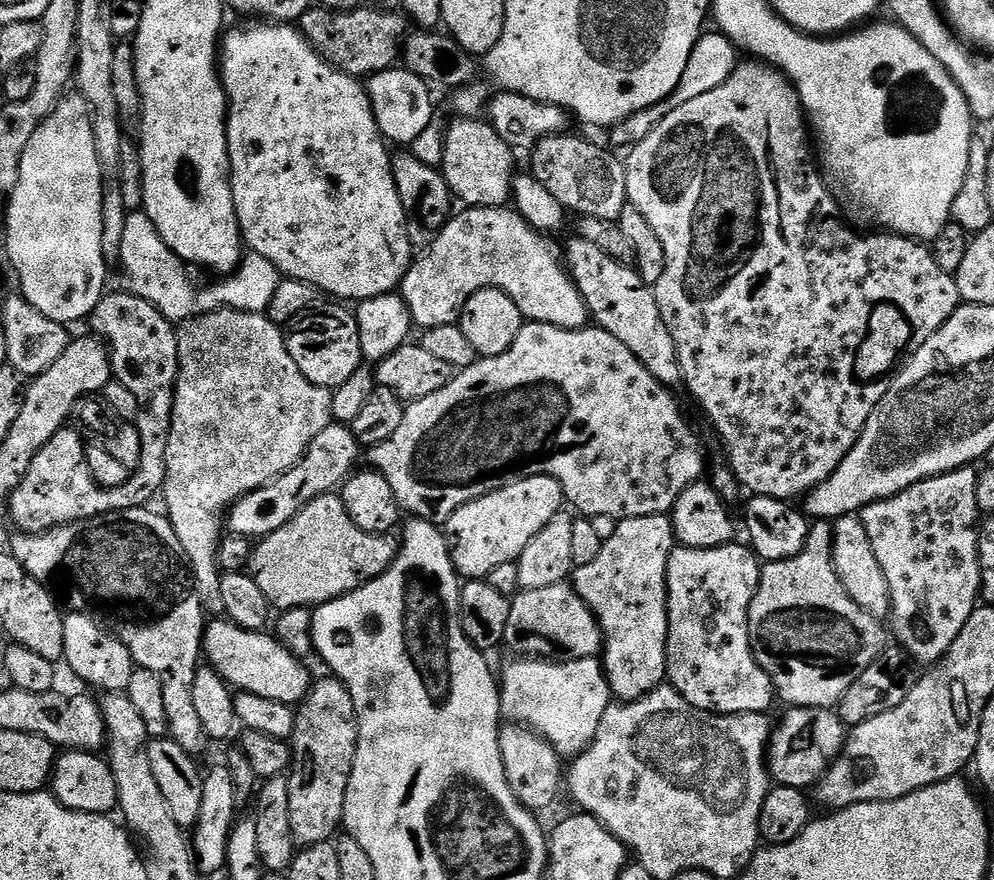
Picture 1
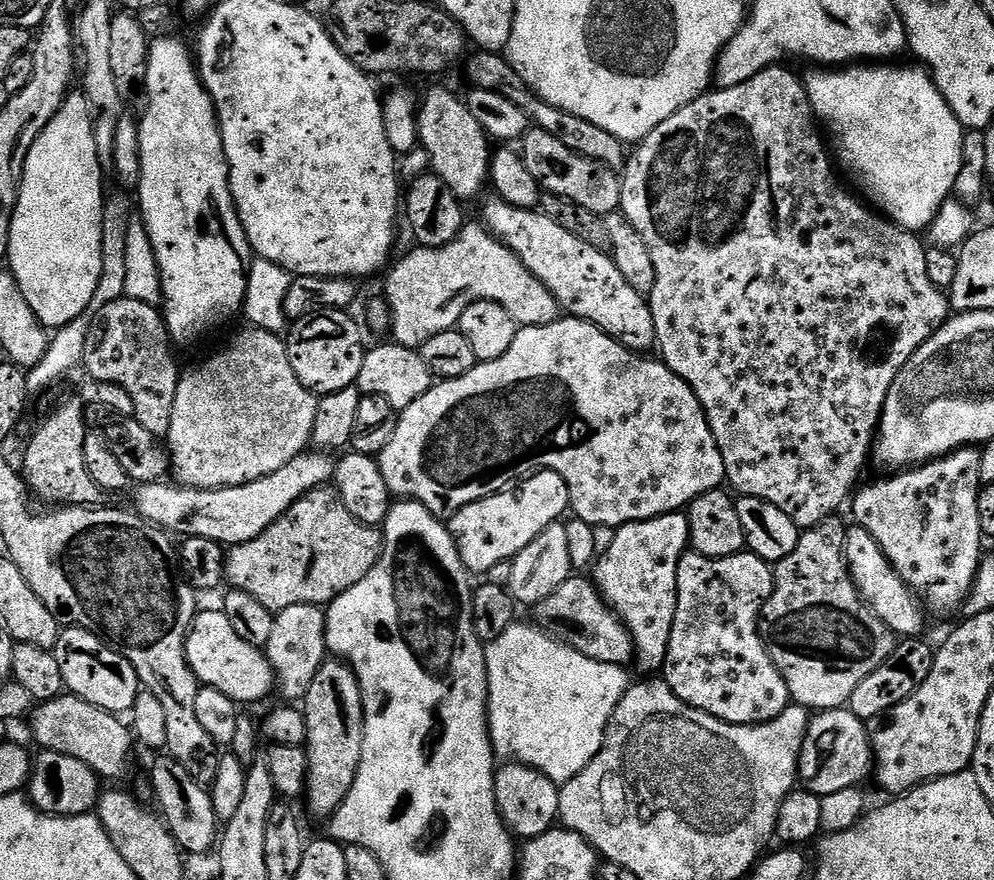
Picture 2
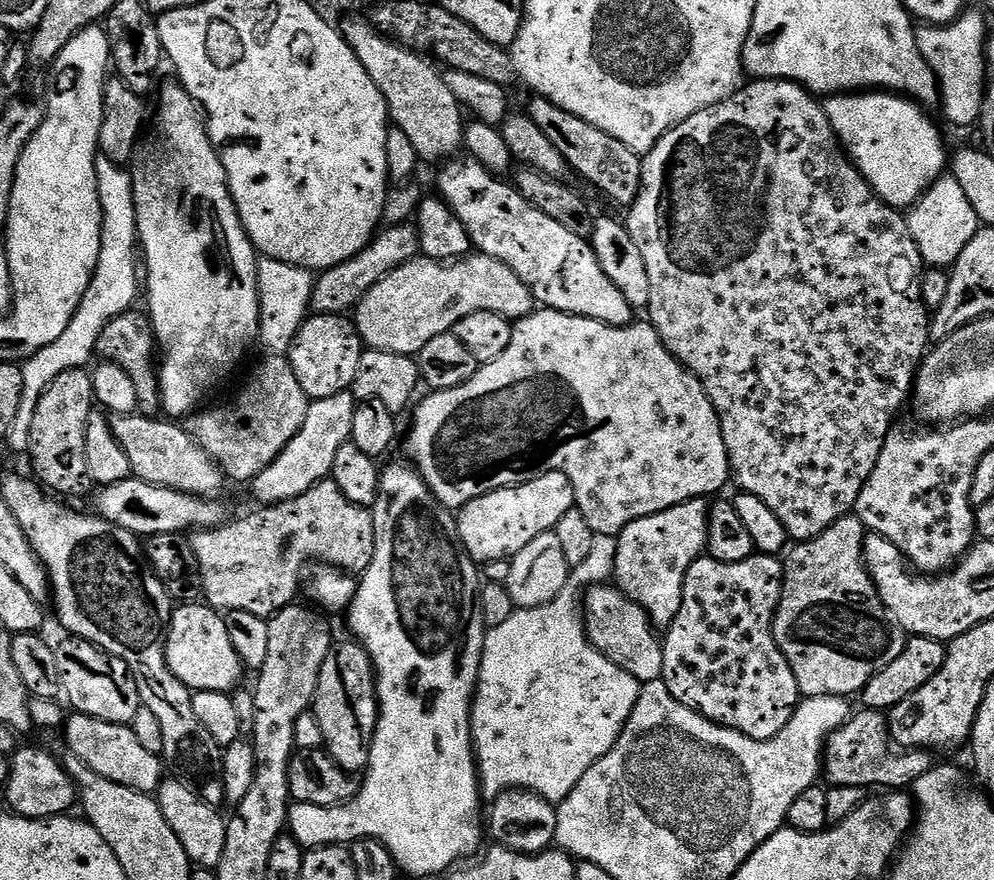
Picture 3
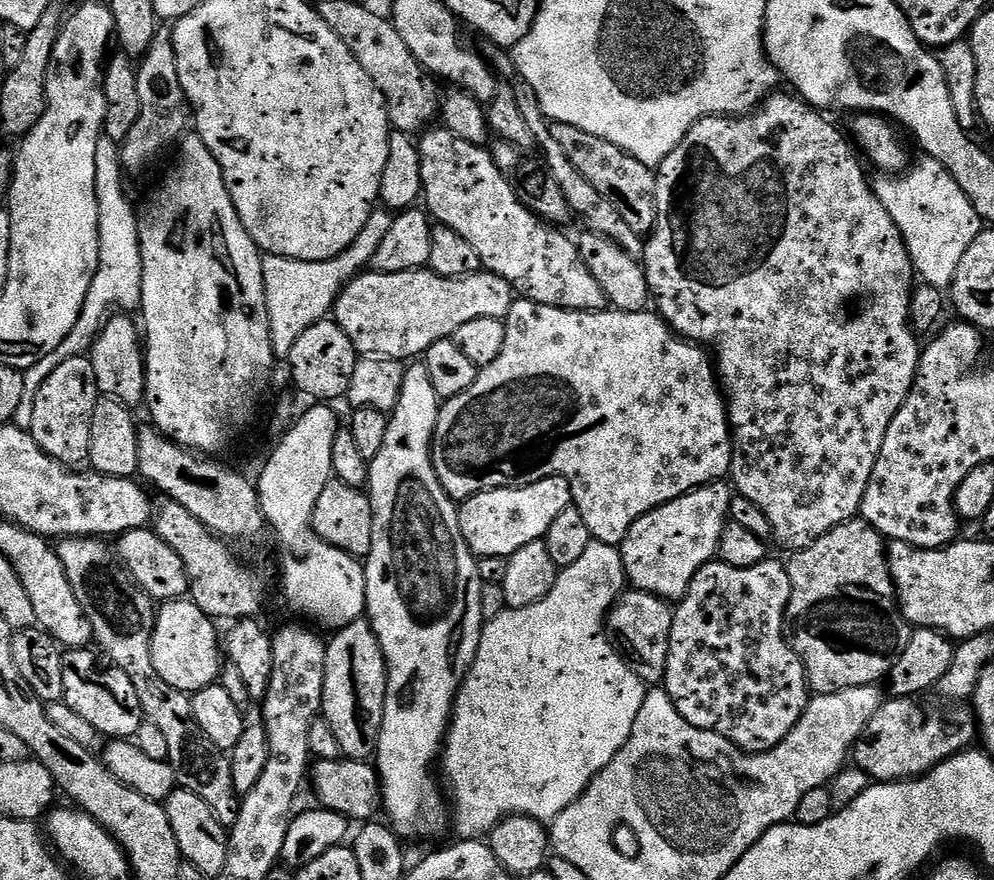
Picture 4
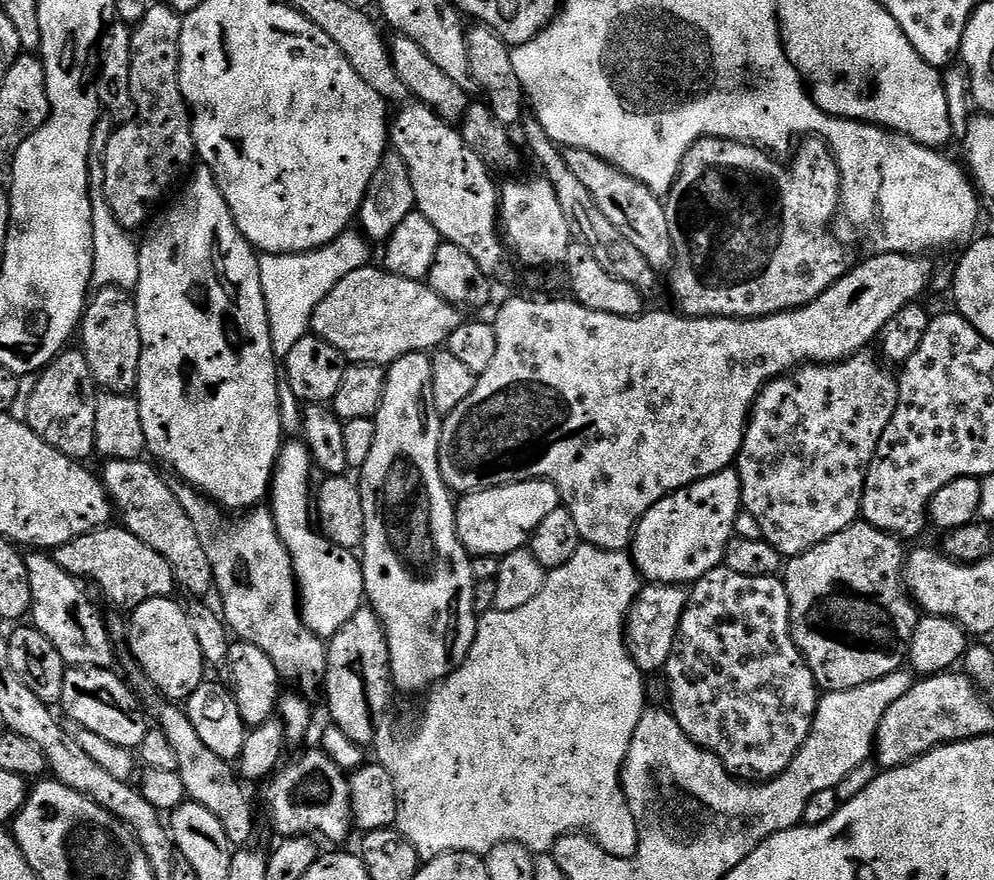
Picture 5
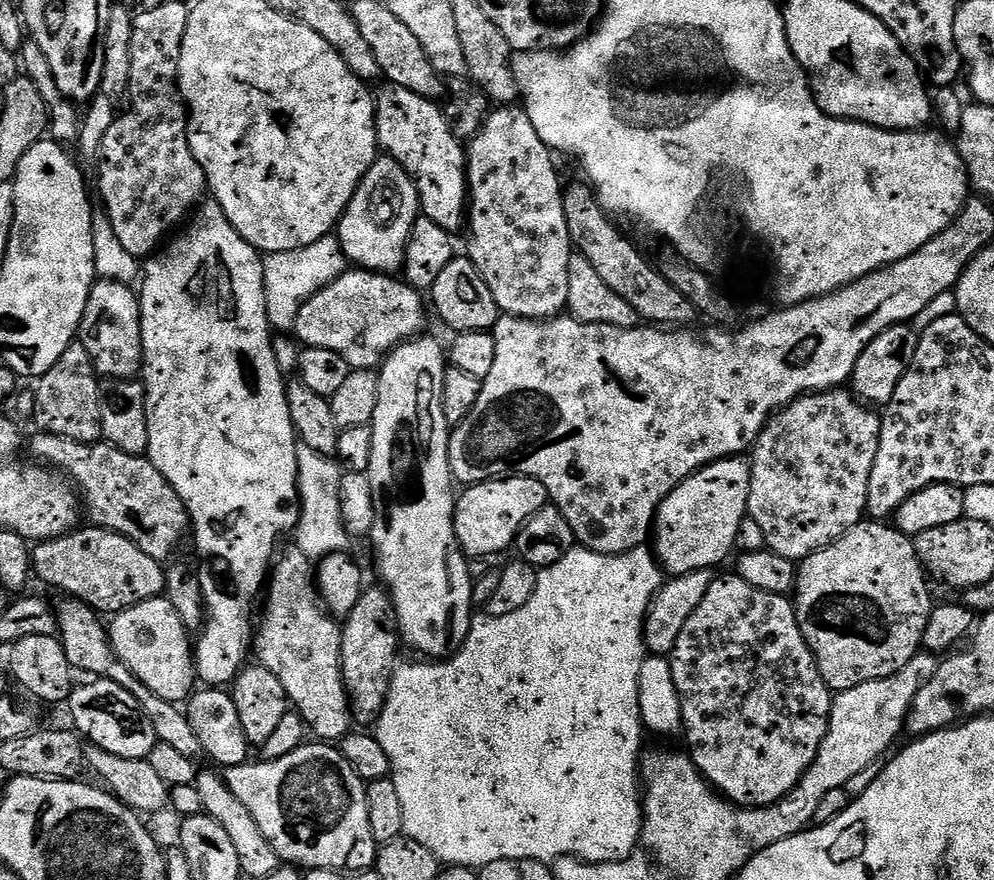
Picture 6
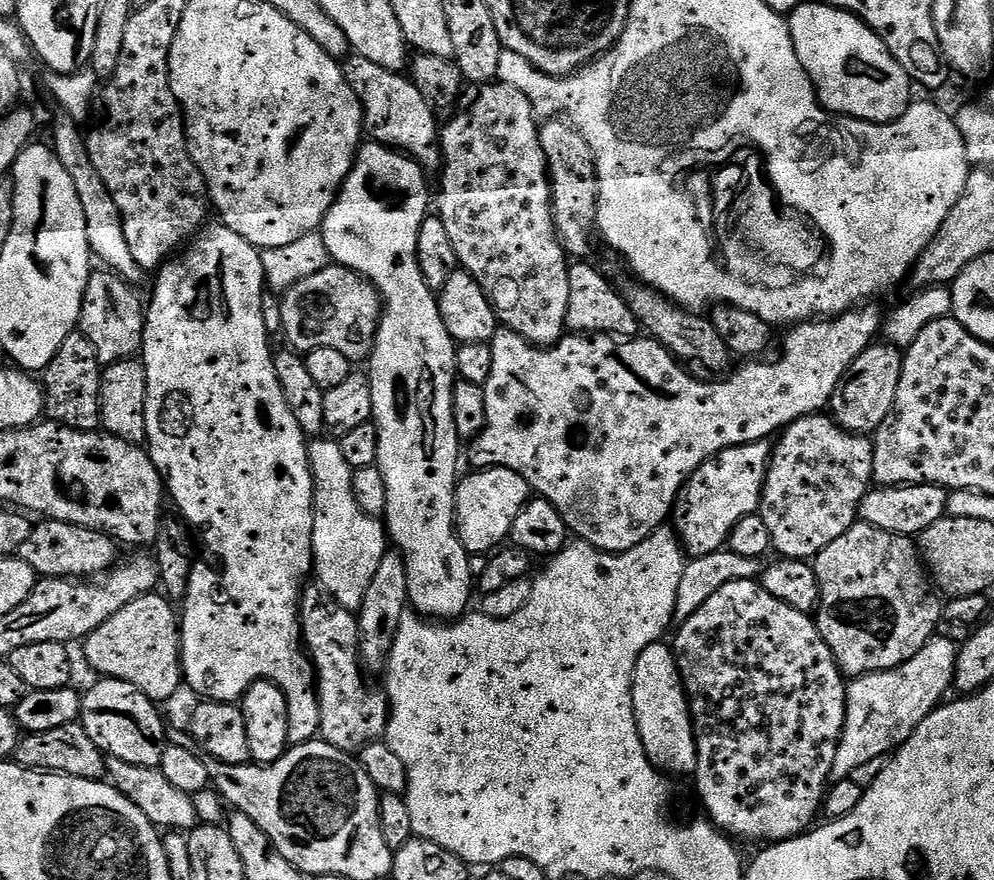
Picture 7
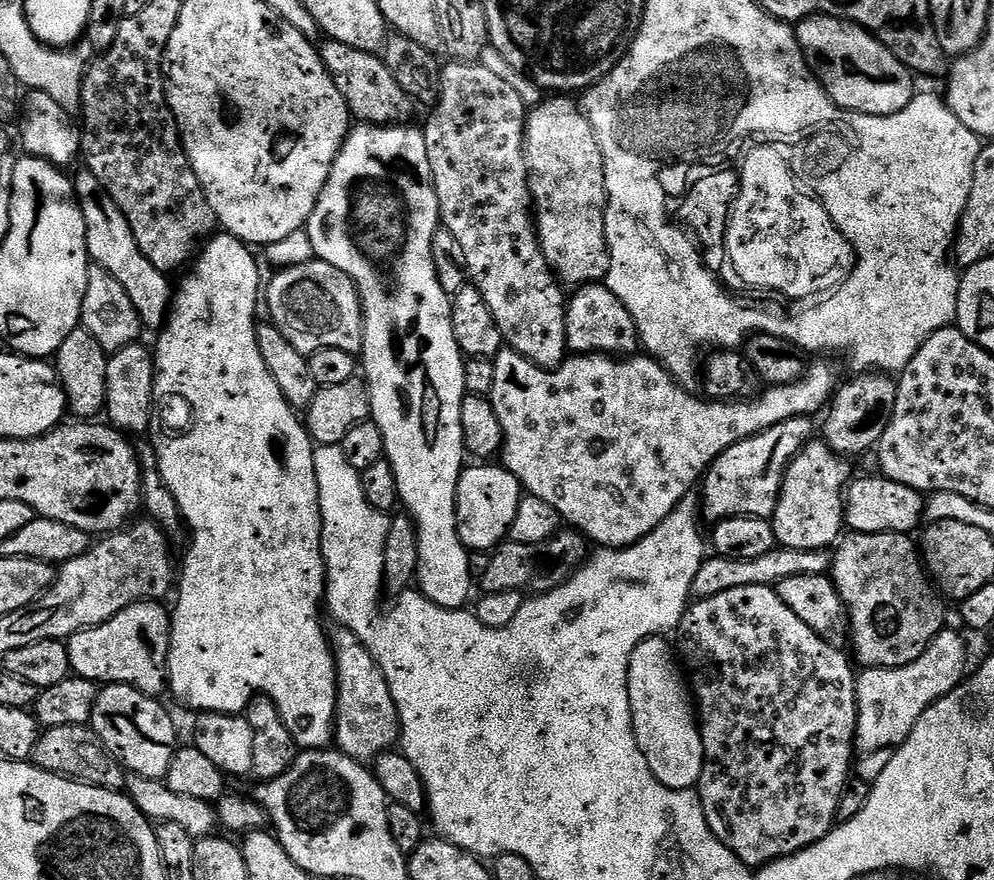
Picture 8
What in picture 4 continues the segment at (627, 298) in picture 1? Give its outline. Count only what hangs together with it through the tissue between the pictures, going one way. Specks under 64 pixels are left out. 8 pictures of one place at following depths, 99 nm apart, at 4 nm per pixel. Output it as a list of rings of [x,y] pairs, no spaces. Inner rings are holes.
[[[432,126],[419,137],[418,149],[423,207],[439,227],[454,230],[454,234],[458,234],[458,238],[462,238],[466,246],[478,254],[483,271],[493,272],[502,278],[525,300],[555,308],[569,308],[575,312],[599,312],[605,307],[604,292],[581,263],[577,245],[573,241],[571,244],[560,233],[563,231],[549,226],[520,201],[510,182],[502,178],[487,147],[462,142],[462,138],[454,138],[454,134],[442,126]]]

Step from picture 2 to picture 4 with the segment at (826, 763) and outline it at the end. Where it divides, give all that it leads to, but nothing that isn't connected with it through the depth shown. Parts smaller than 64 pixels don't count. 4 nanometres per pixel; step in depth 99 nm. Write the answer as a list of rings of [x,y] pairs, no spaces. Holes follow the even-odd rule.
[[[888,698],[866,722],[866,730],[856,739],[851,759],[861,768],[869,781],[881,784],[899,784],[901,780],[915,780],[932,772],[942,762],[965,751],[978,736],[975,715],[951,712],[948,708],[935,708],[928,704],[920,708],[916,698]]]

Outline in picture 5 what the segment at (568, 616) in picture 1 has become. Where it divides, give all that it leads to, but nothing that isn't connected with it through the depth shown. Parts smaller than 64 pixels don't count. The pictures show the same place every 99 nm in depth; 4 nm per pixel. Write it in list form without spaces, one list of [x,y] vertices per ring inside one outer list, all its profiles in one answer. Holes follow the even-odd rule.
[[[645,583],[636,601],[630,606],[628,619],[624,622],[624,641],[628,643],[628,653],[641,672],[663,673],[668,666],[668,659],[674,650],[674,638],[678,638],[678,626],[682,614],[688,605],[687,587],[678,584]]]

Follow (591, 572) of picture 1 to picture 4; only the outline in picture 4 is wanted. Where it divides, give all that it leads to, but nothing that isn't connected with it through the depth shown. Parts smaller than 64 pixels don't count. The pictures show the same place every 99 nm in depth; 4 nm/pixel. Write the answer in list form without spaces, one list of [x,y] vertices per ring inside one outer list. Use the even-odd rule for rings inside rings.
[[[727,483],[708,484],[638,518],[638,522],[630,526],[623,544],[619,545],[627,583],[637,592],[649,592],[663,600],[679,602],[694,574],[698,574],[702,566],[713,563],[718,538],[722,538],[724,525],[730,519],[733,495]]]

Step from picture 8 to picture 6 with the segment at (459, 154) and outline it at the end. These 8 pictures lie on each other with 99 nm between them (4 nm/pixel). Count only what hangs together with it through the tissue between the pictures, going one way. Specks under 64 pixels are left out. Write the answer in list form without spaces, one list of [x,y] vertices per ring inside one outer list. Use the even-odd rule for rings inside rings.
[[[520,106],[489,111],[479,132],[467,141],[468,207],[466,255],[482,274],[497,309],[523,320],[550,320],[567,309],[568,263],[574,255],[568,233],[564,188],[552,161],[553,149],[538,138],[534,122]]]

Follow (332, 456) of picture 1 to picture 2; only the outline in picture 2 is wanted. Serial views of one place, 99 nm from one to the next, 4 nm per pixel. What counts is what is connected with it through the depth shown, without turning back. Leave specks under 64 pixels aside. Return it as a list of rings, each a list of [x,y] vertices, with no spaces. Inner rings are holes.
[[[305,450],[286,462],[286,466],[274,470],[274,474],[266,474],[257,480],[232,482],[229,488],[167,488],[164,482],[142,484],[135,489],[131,507],[147,524],[177,537],[180,535],[180,538],[197,536],[221,546],[245,544],[274,526],[274,522],[278,522],[278,518],[282,518],[282,514],[306,493],[325,487],[335,477],[336,460],[328,456],[331,455],[324,450]]]

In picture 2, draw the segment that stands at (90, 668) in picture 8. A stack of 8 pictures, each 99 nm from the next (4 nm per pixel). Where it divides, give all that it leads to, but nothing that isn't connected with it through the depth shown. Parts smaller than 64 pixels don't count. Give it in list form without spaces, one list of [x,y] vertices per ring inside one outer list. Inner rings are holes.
[[[197,611],[186,637],[184,656],[188,660],[188,668],[203,687],[226,694],[226,698],[235,700],[237,705],[256,704],[273,695],[274,677],[267,655],[236,633],[234,626],[230,626],[227,611]]]

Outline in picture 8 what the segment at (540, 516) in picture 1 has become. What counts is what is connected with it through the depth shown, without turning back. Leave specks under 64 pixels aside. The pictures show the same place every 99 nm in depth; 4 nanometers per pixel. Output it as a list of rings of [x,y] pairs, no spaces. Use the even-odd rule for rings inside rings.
[[[484,462],[480,468],[465,467],[460,474],[458,490],[456,491],[456,525],[460,541],[464,547],[474,552],[488,552],[495,549],[507,537],[510,526],[514,522],[514,514],[518,514],[518,502],[522,495],[522,486],[514,474],[510,474],[507,468],[497,466],[495,463]]]

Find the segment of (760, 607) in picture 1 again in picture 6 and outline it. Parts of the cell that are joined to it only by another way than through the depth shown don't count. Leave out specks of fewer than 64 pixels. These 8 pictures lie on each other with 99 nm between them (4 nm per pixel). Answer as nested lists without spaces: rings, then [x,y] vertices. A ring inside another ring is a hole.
[[[861,522],[855,524],[846,534],[842,534],[840,540],[835,540],[830,546],[810,554],[804,560],[799,561],[796,570],[796,590],[794,593],[794,607],[798,626],[810,646],[810,650],[816,659],[820,673],[826,686],[832,689],[833,693],[854,690],[854,686],[862,686],[862,682],[874,682],[882,678],[895,676],[906,662],[913,660],[924,648],[924,635],[926,634],[926,622],[930,622],[930,614],[934,607],[932,592],[928,589],[929,577],[926,575],[924,566],[920,563],[919,556],[915,552],[913,537],[907,536],[899,528],[888,522]]]

